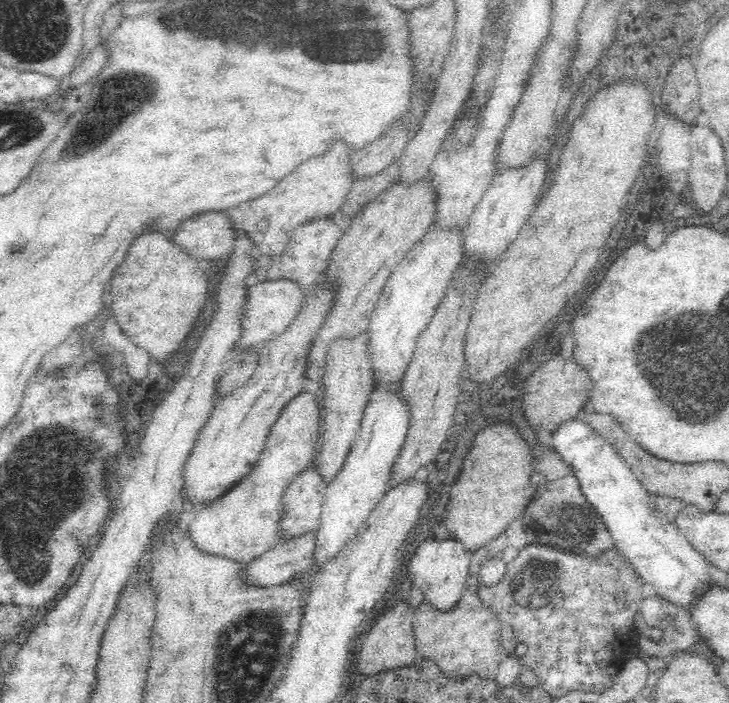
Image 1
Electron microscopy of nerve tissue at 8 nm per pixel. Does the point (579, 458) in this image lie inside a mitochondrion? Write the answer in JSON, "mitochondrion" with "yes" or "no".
{"mitochondrion":"no"}

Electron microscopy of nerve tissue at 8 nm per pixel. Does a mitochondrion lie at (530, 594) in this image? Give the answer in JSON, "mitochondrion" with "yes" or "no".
{"mitochondrion":"yes"}

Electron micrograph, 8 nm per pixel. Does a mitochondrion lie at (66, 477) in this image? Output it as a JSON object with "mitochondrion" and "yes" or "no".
{"mitochondrion":"yes"}

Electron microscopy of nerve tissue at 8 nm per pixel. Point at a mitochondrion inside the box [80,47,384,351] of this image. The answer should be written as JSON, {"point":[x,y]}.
{"point":[137,89]}

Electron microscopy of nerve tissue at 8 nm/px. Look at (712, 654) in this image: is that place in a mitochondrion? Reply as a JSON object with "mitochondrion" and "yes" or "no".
{"mitochondrion":"no"}

